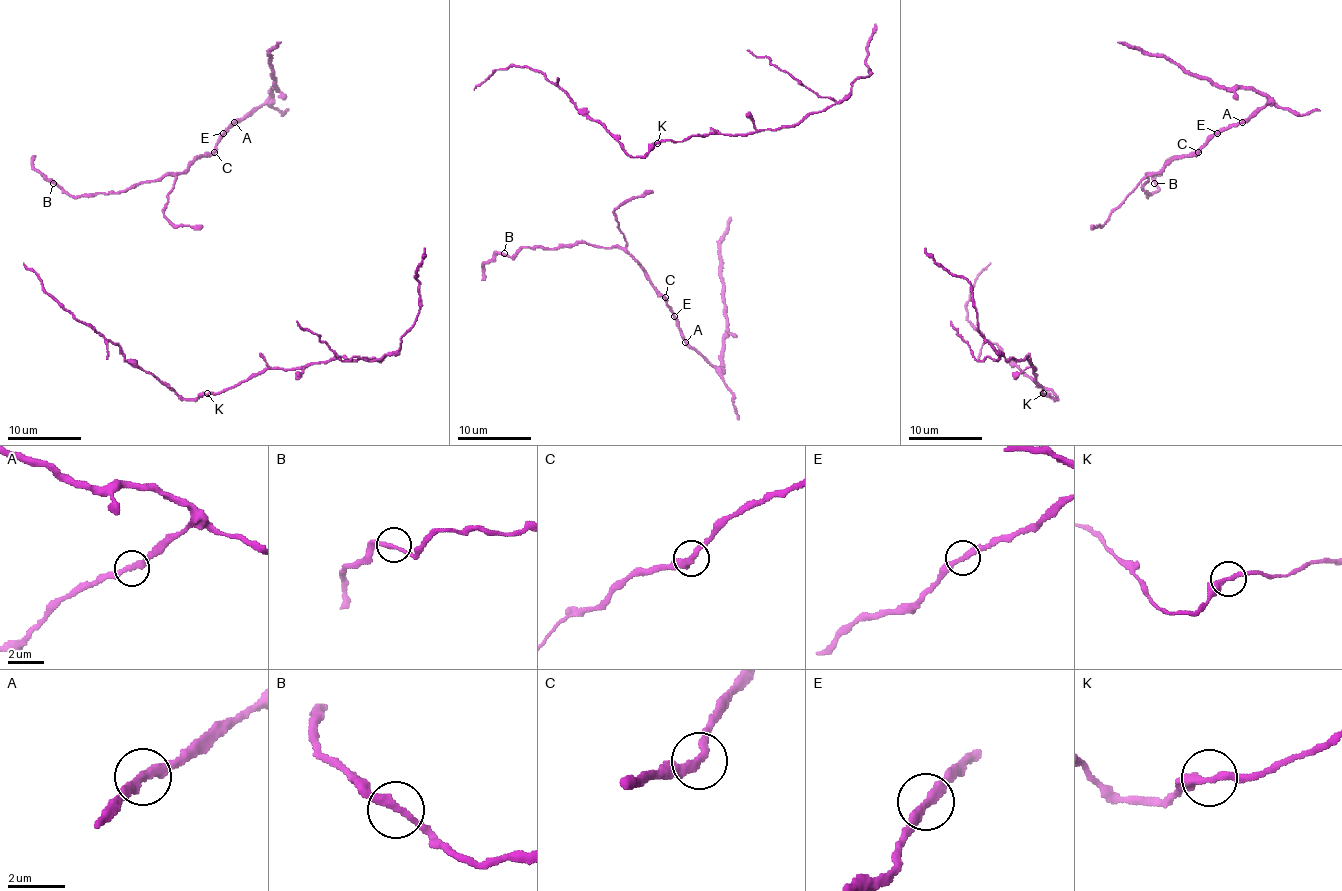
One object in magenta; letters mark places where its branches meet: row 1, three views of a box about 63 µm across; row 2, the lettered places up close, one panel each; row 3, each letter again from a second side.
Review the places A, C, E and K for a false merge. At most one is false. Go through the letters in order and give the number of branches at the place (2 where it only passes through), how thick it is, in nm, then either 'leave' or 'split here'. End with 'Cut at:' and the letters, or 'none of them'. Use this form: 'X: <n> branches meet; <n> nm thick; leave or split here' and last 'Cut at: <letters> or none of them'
A: 2 branches meet; 280 nm thick; leave
C: 2 branches meet; 280 nm thick; split here
E: 2 branches meet; 280 nm thick; leave
K: 2 branches meet; 320 nm thick; leave
Cut at: C

